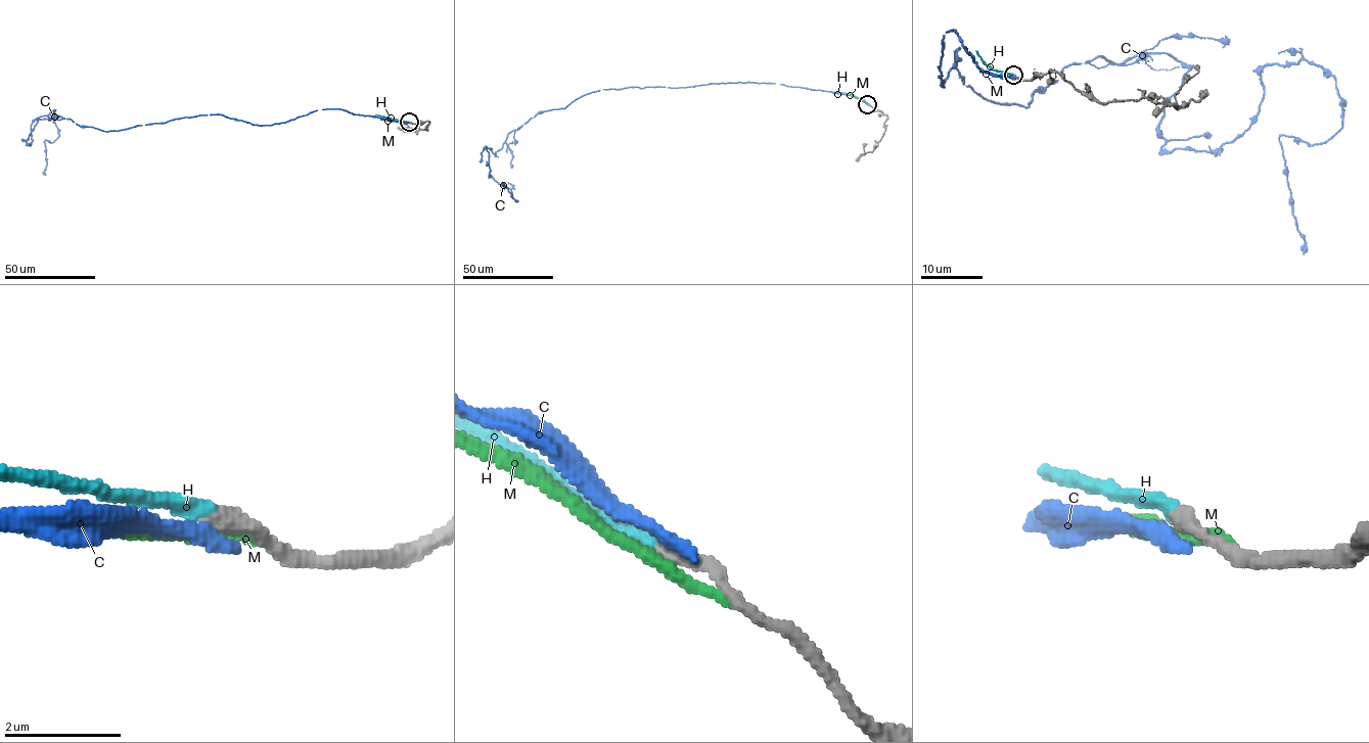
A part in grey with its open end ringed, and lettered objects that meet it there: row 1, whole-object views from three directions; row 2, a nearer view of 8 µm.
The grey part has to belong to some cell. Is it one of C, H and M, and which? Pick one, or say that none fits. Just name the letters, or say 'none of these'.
H

